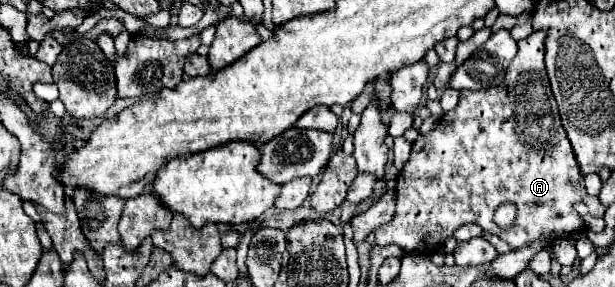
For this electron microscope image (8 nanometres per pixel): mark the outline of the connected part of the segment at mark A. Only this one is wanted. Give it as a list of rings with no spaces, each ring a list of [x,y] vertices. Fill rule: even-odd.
[[[538,30],[534,32],[532,36],[524,38],[518,42],[518,54],[516,58],[510,62],[508,66],[508,72],[506,72],[506,78],[504,82],[498,86],[498,88],[490,88],[490,90],[478,90],[478,92],[462,92],[460,96],[460,102],[458,106],[452,110],[452,112],[446,112],[438,126],[428,132],[428,134],[420,134],[416,140],[414,140],[414,146],[412,146],[412,154],[410,154],[410,160],[406,162],[406,166],[402,168],[400,176],[396,178],[396,214],[392,218],[390,224],[386,226],[380,226],[374,236],[376,236],[376,246],[388,246],[388,244],[396,244],[400,246],[402,250],[406,250],[408,254],[432,254],[430,250],[436,250],[440,248],[452,234],[458,226],[464,226],[464,224],[478,224],[482,226],[486,232],[490,234],[496,234],[500,236],[502,240],[506,240],[510,244],[512,250],[516,250],[518,246],[526,246],[534,240],[538,240],[540,236],[570,236],[570,234],[576,234],[580,232],[584,226],[584,220],[576,214],[574,210],[574,204],[582,200],[582,196],[586,194],[586,188],[584,188],[584,178],[578,170],[578,162],[574,158],[574,152],[572,152],[572,146],[570,146],[570,140],[566,138],[566,132],[560,124],[560,114],[558,114],[558,106],[556,106],[556,100],[552,96],[552,88],[550,88],[550,82],[548,82],[548,74],[546,74],[546,66],[544,66],[544,40],[546,40],[546,30]],[[502,202],[514,202],[518,204],[518,218],[516,222],[502,230],[494,224],[494,212],[496,208],[502,204]]]

